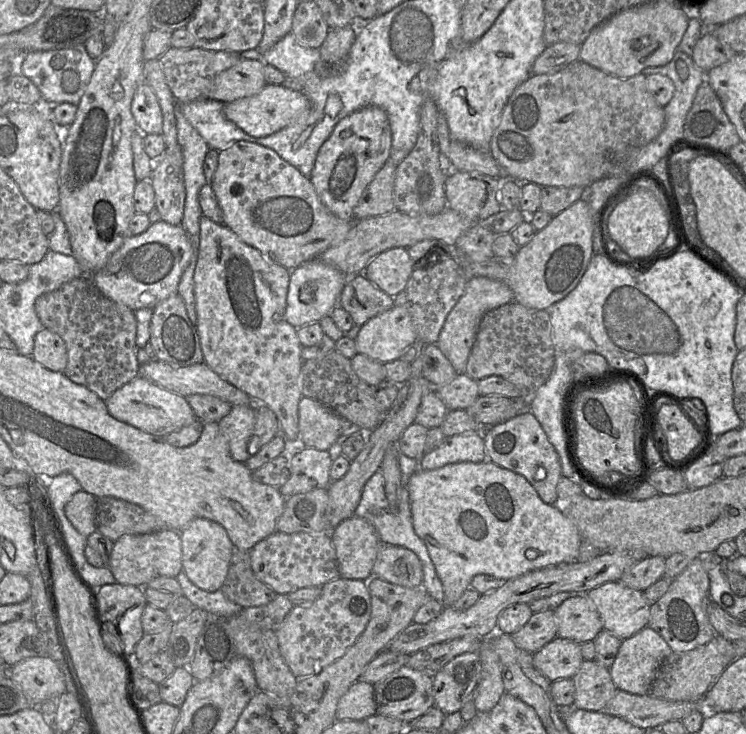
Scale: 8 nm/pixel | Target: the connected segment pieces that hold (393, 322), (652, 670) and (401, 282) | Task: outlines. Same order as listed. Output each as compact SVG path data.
M394 305L364 323L355 338L355 343L358 354L387 363L399 359L417 340L408 307Z
M644 627L633 636L624 639L610 667L611 678L617 689L637 695L649 695L662 662L673 651L666 641L650 627Z
M407 248L386 250L365 267L365 276L380 290L394 297L406 288L414 270Z

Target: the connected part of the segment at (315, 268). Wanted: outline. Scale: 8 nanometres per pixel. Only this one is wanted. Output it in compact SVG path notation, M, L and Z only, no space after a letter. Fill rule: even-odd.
M319 258L312 259L290 271L289 287L286 299L285 319L297 329L312 322L319 322L330 315L338 305L340 294L350 277L336 267L329 265ZM308 283L316 285L315 296L306 290Z

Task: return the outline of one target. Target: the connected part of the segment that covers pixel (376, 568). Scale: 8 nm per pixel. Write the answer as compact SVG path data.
M381 545L373 566L373 577L408 588L421 588L423 566L411 550L392 545Z

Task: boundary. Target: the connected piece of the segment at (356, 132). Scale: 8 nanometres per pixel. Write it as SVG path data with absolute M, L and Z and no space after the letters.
M368 106L339 121L321 146L310 180L321 202L342 220L355 220L353 210L367 186L390 159L392 133L387 113Z

